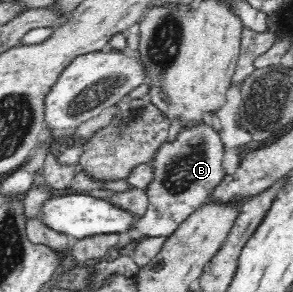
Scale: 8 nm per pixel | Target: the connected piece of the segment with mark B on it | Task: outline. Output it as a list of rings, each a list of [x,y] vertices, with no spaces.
[[[188,121],[173,140],[167,140],[156,149],[148,166],[152,168],[152,181],[146,187],[148,207],[133,227],[142,235],[160,237],[172,235],[178,226],[210,199],[213,189],[227,174],[223,168],[226,147],[218,130],[204,121]]]

